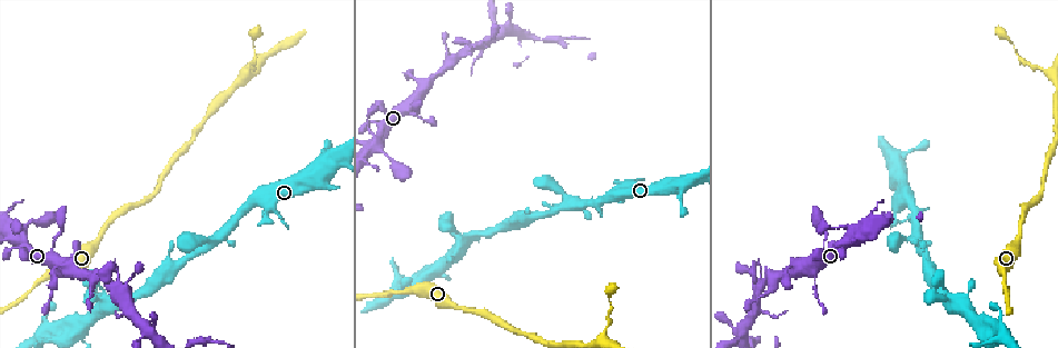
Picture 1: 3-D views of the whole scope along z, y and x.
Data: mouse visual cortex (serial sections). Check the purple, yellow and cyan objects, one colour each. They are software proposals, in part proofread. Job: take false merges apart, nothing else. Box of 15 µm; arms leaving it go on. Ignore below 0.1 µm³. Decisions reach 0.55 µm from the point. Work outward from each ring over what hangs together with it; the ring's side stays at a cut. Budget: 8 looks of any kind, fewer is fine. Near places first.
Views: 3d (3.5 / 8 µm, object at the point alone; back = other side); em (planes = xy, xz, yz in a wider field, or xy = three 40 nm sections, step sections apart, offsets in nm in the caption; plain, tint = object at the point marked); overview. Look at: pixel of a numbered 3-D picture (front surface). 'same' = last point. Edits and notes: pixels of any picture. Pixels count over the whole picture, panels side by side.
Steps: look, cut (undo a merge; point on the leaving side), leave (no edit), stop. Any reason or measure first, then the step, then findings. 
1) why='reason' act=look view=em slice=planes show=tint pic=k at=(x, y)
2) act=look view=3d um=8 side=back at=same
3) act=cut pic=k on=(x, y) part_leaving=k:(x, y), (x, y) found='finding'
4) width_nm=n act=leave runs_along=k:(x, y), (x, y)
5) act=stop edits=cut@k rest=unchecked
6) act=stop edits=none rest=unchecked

why='calibre changes' act=look view=3d um=3.5 pic=1 at=(251, 66)

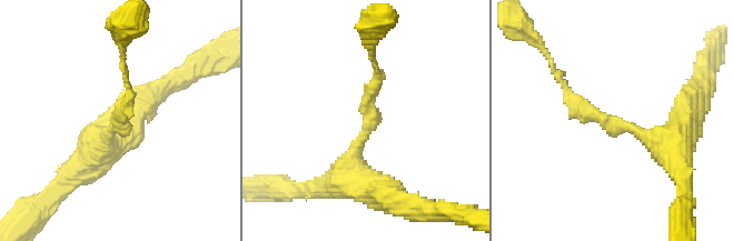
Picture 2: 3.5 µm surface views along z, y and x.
arm_widths_nm=200,500 act=leave runs_along=2:(675, 160), (566, 91) found='continuous, no second cell'

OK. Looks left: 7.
why='sudden change in width' act=look view=3d um=3.5 pic=1 at=(816, 269)

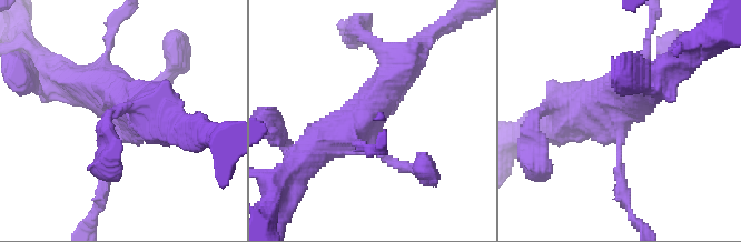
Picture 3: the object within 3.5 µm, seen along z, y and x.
why='shape alone is not enough' act=look view=em slice=xy step=5 show=tint pic=3 at=(375, 116)

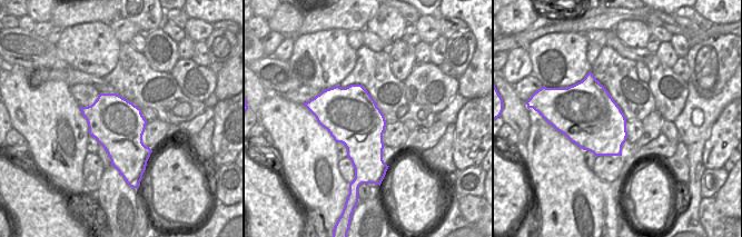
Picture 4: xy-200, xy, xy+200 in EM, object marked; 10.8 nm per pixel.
act=leave runs_along=3:(75, 82), (119, 96), (106, 181) found='one cell here'

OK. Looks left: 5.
why='four-way junction' act=look view=3d um=8 pic=1 at=(19, 241)

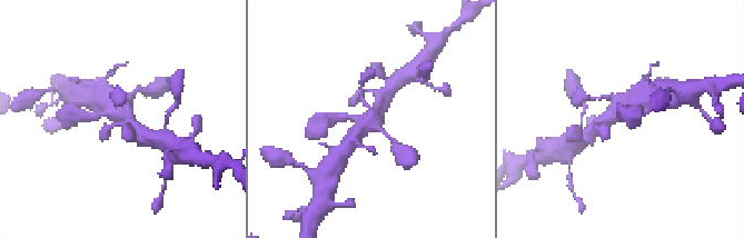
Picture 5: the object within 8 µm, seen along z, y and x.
why='now the EM' act=look view=em slice=planes show=tint pic=5 at=(123, 114)

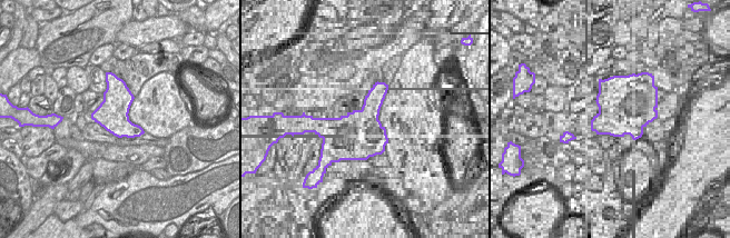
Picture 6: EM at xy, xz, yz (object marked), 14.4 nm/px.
act=leave runs_along=5:(380, 97), (372, 120), (348, 144) found='all the same cell'

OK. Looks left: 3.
act=stop edits=none rest=unchecked

